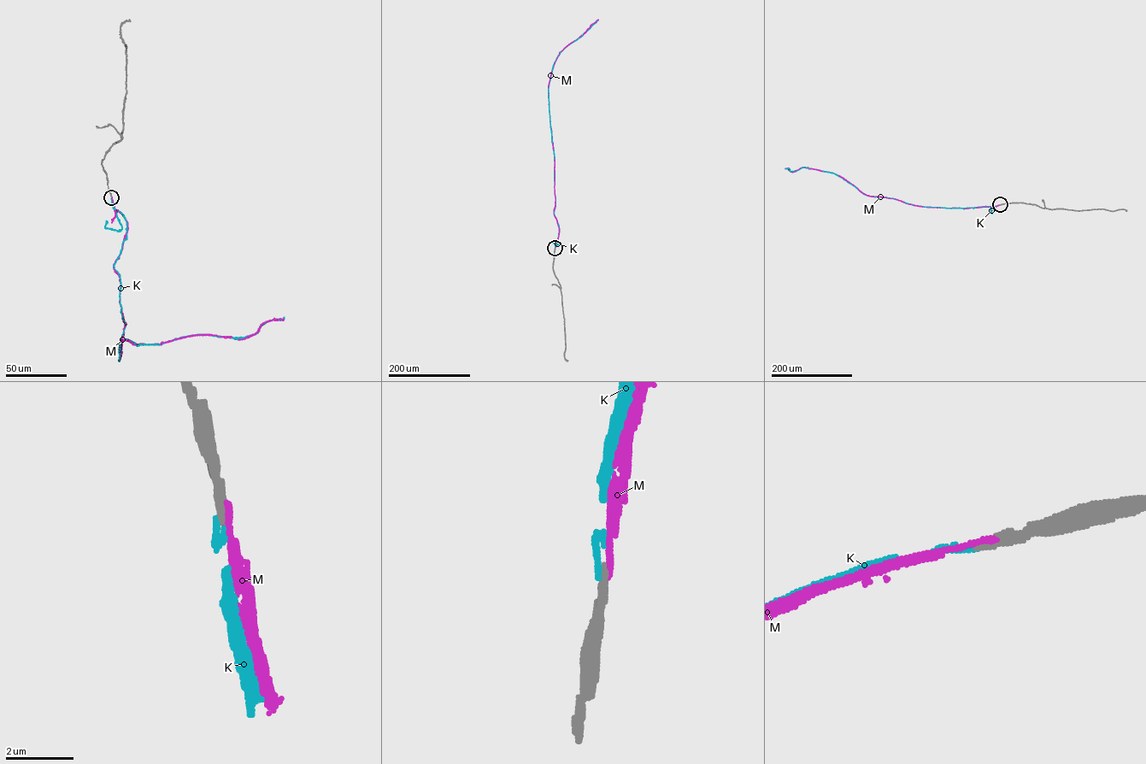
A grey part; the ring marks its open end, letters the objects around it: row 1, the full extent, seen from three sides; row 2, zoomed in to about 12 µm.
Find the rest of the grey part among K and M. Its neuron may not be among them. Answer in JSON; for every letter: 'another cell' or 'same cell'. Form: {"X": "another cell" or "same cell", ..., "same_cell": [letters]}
{"K": "same cell", "M": "another cell", "same_cell": ["K"]}

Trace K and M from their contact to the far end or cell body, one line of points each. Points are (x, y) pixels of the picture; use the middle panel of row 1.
K: (555, 248), (559, 226), (554, 214), (555, 161), (549, 85), (552, 67), (561, 51), (598, 20)
M: (555, 248), (559, 229), (554, 214), (555, 161), (548, 86), (561, 52), (598, 20)

